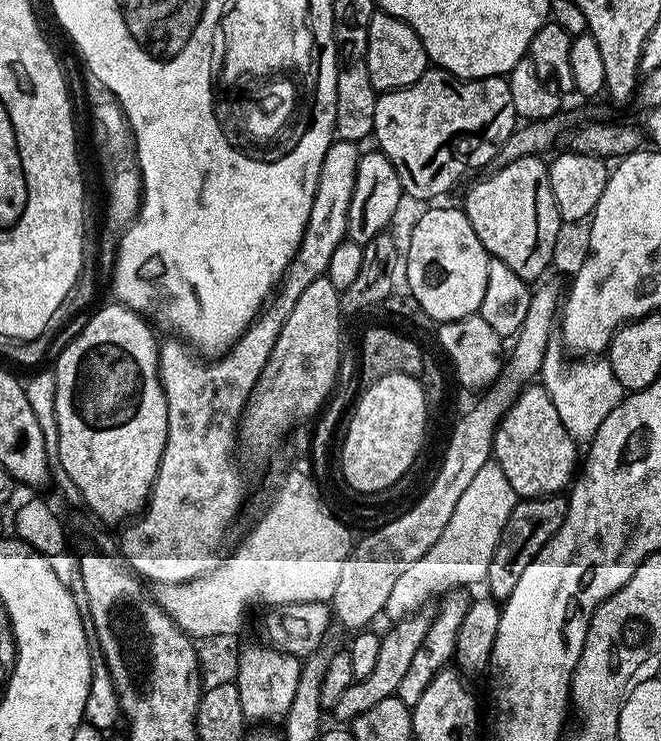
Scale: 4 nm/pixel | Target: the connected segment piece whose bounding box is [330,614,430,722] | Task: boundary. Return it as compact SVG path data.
M413 614L397 620L391 625L392 629L388 633L383 633L375 670L364 680L356 680L345 690L342 698L338 698L338 702L331 708L331 715L336 715L338 719L345 722L351 722L366 710L370 710L370 706L378 706L378 702L396 695L402 678L406 678L406 670L410 670L410 658L414 658L414 650L428 633L430 620L427 615L425 617L422 615L424 614Z

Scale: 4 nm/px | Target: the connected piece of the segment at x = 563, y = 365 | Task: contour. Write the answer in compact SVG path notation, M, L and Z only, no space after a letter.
M549 350L544 355L542 387L548 391L548 397L558 410L562 426L573 440L588 442L598 430L598 426L602 426L606 414L610 414L610 410L619 406L626 395L626 389L614 378L614 370L609 366L607 359L572 359L576 360L567 360L566 357L559 356L556 350Z

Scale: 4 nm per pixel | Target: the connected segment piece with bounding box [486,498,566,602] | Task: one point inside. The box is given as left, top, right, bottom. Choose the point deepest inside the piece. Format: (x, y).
(533, 521)

